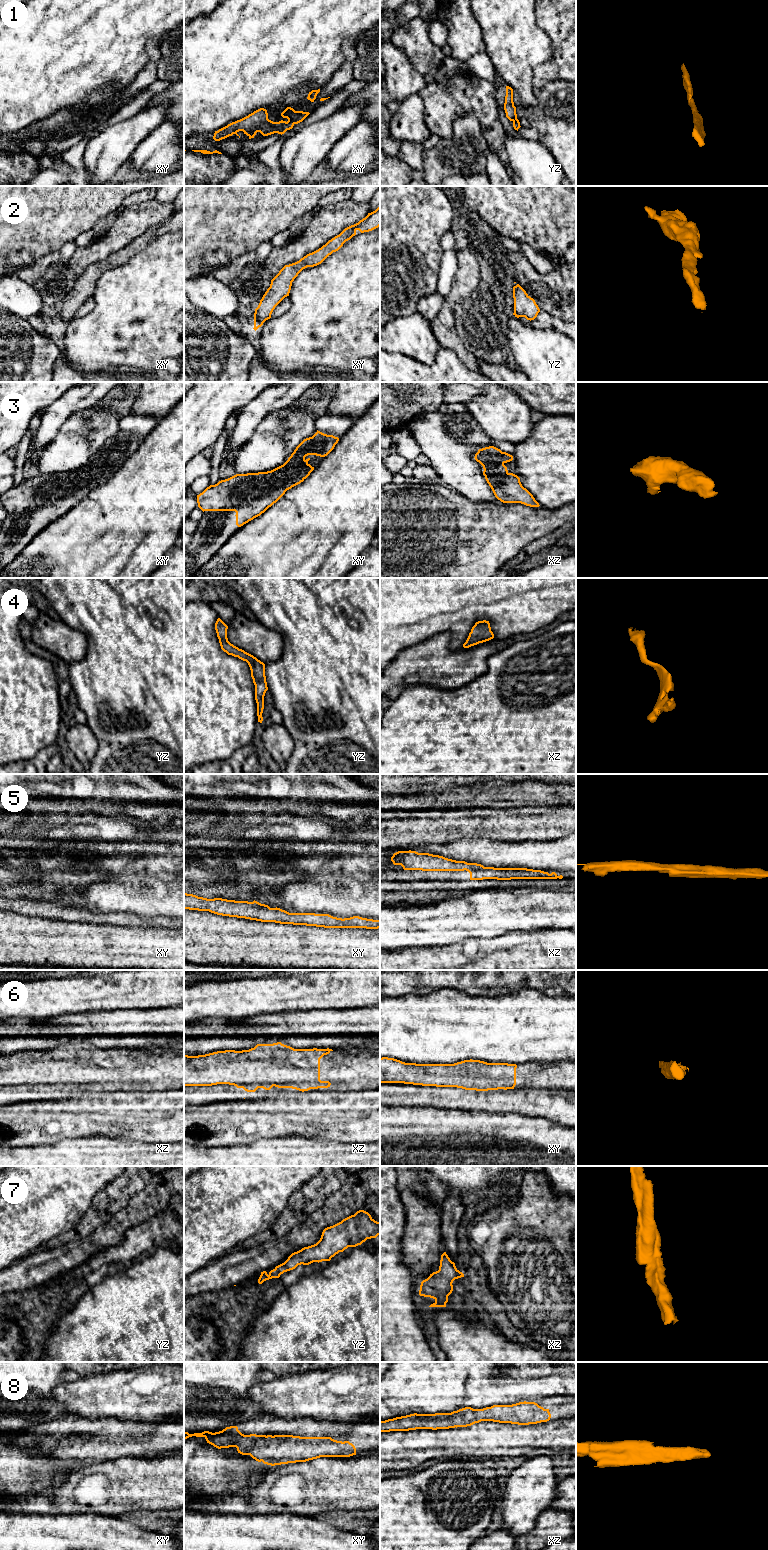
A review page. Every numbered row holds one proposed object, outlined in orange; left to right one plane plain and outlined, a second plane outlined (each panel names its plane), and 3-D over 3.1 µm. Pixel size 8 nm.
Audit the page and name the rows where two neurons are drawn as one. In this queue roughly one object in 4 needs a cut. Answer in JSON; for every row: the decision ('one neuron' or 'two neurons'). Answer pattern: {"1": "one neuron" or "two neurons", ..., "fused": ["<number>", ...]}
{"1": "one neuron", "2": "one neuron", "3": "one neuron", "4": "one neuron", "5": "one neuron", "6": "one neuron", "7": "one neuron", "8": "one neuron", "fused": []}

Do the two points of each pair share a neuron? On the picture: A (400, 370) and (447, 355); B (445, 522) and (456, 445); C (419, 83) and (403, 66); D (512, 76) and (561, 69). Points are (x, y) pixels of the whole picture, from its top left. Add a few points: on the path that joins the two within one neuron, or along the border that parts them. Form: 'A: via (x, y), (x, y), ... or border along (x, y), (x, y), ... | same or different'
A: via (412, 370), (433, 370), (436, 367) | same
B: border along (452, 488), (472, 501) | different
C: via (415, 79), (406, 70) | same
D: border along (552, 58), (535, 68), (532, 87) | different

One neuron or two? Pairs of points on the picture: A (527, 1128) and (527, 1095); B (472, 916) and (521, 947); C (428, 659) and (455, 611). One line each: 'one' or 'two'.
A: two
B: two
C: two

